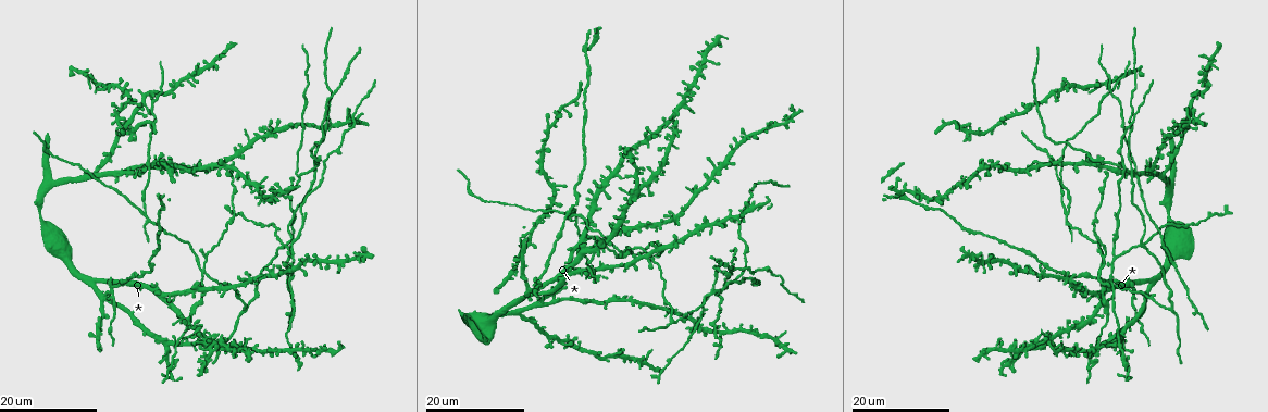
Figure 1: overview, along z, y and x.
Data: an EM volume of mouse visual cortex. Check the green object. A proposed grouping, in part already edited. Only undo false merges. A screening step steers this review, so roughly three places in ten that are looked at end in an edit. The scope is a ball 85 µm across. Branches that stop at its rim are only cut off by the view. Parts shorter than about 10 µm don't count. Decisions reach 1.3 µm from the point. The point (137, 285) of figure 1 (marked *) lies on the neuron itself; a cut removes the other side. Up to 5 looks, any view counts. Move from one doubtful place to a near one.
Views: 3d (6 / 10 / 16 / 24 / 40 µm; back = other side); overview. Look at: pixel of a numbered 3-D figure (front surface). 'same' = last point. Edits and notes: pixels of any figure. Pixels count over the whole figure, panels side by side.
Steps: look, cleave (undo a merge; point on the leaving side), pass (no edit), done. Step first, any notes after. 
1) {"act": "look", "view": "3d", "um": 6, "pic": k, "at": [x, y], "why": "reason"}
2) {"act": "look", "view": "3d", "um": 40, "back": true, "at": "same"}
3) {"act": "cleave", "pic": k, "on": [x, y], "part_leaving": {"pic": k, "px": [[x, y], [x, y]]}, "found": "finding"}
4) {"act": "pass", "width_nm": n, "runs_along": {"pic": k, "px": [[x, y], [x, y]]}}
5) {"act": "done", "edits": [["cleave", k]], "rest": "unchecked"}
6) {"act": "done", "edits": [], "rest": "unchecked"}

{"act": "look", "view": "3d", "um": 16, "pic": 1, "at": [111, 290], "why": "four arms meet"}

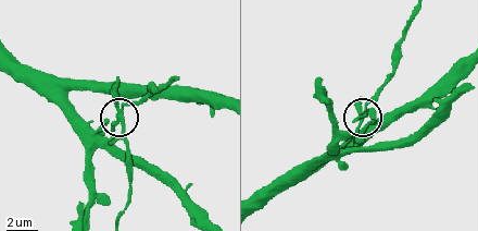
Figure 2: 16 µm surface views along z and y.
{"act": "look", "view": "3d", "um": 10, "pic": 2, "at": [121, 122]}

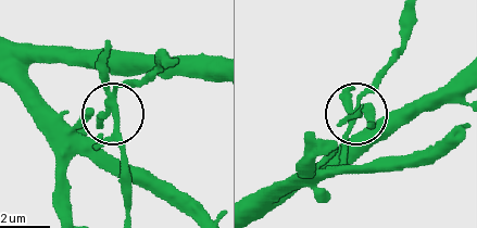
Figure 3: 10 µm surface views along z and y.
{"act": "cleave", "pic": 3, "on": [102, 115], "width_nm": 220, "found": "two neurons meet here"}

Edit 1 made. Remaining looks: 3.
{"act": "look", "view": "overview"}

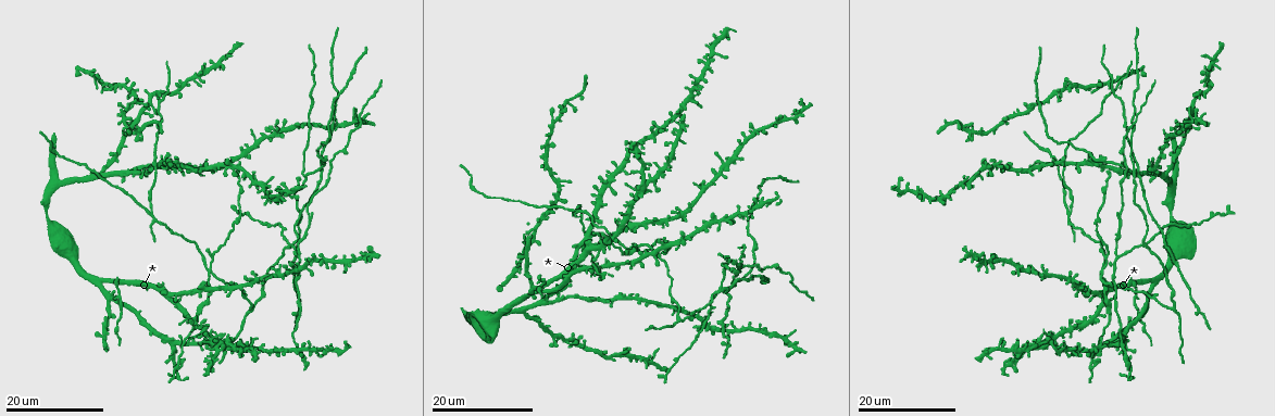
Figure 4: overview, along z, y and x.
{"act": "look", "view": "3d", "um": 16, "pic": 4, "at": [721, 286], "why": "two arms in line, one across"}

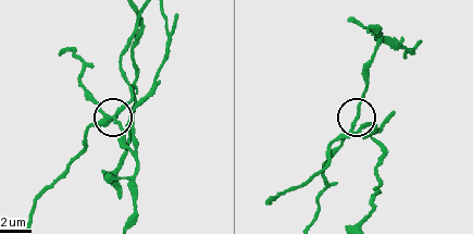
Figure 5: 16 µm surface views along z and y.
{"act": "look", "view": "3d", "um": 6, "pic": 5, "at": [113, 117]}

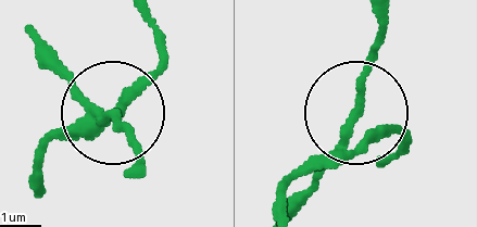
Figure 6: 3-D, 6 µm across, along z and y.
{"act": "pass", "width_nm": 210, "runs_along": {"pic": 6, "px": [[274, 211], [291, 180], [340, 138], [385, 17]]}, "found": "one neuron here"}

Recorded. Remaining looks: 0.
{"act": "done", "edits": [["cleave", 3]], "rest": "unchecked"}

